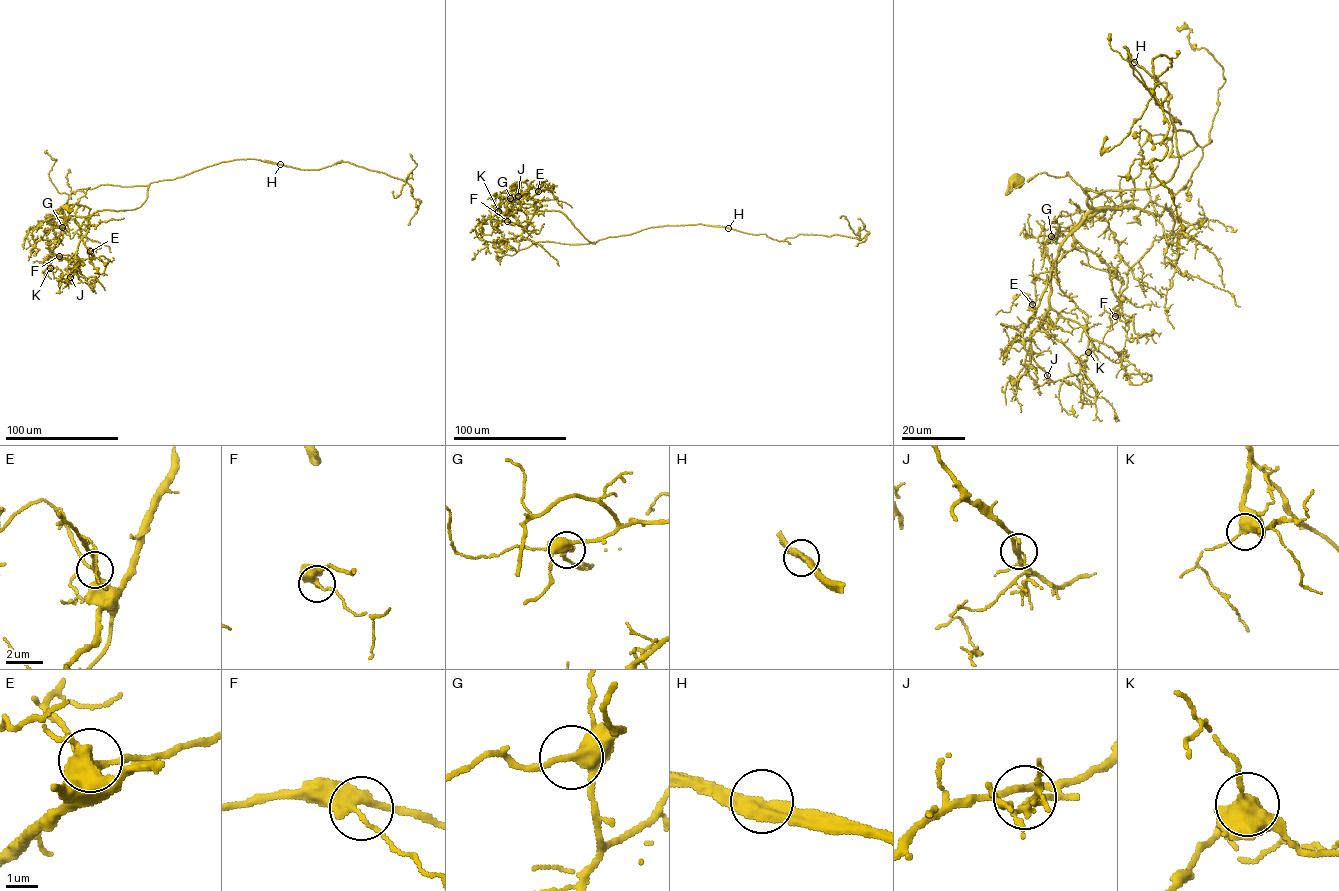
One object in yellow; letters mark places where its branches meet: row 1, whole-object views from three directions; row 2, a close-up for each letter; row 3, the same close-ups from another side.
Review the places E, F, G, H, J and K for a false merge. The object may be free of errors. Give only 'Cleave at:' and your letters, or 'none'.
Cleave at: H

